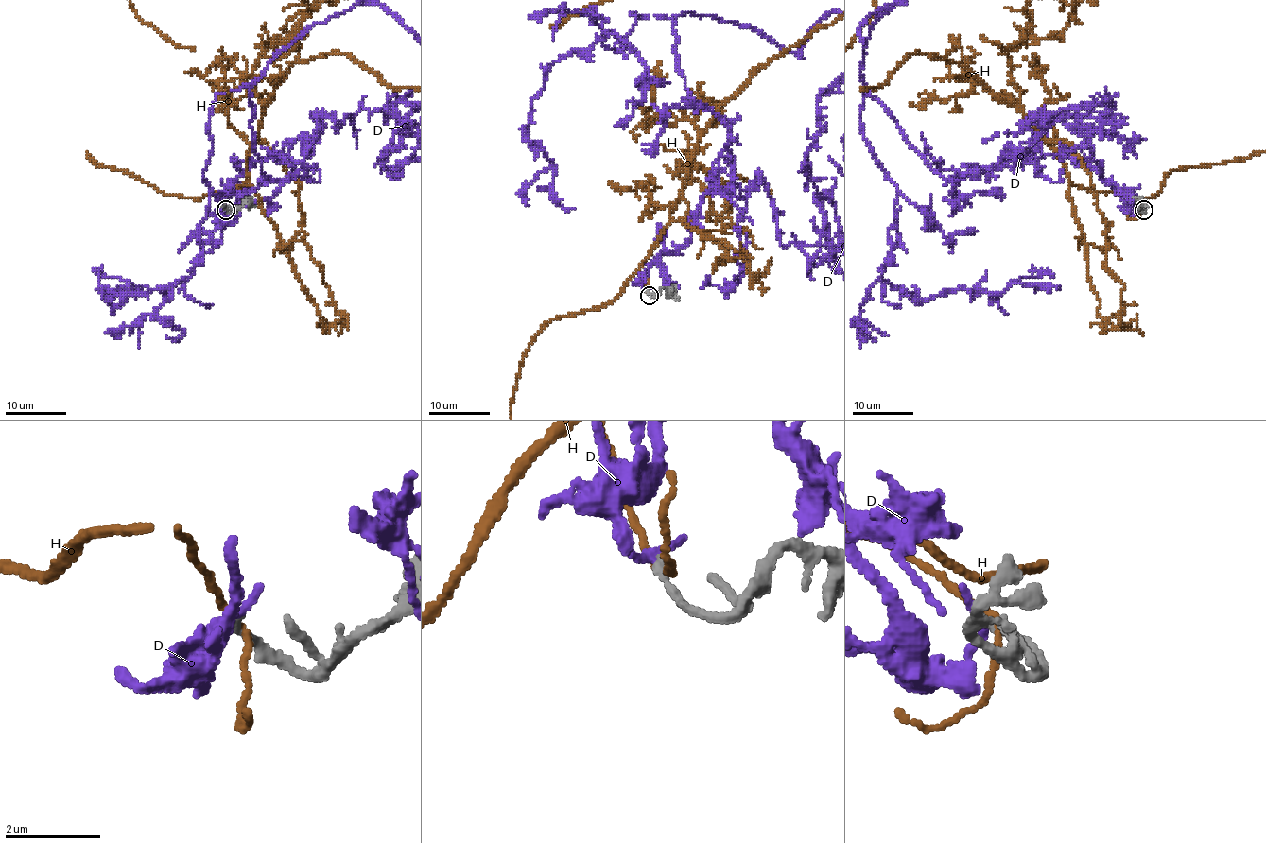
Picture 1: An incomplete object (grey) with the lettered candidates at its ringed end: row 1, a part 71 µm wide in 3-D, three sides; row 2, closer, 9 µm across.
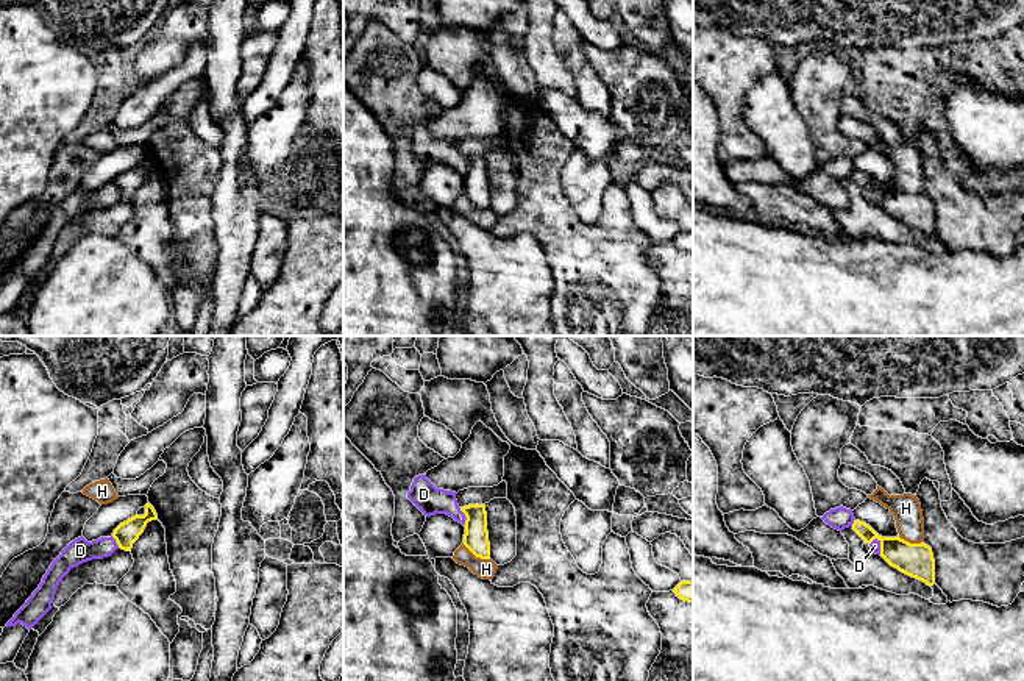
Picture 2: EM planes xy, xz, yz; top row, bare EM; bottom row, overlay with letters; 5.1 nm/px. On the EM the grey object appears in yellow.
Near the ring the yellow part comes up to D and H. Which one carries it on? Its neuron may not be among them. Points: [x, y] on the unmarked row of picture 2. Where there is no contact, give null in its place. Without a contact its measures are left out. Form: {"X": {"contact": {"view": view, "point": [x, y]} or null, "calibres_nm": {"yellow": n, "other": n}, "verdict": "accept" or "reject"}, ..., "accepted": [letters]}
{"D": {"contact": {"view": "xz", "point": [465, 166]}, "calibres_nm": {"yellow": 130, "other": 150}, "verdict": "reject"}, "H": {"contact": {"view": "xz", "point": [476, 206]}, "calibres_nm": {"yellow": 130, "other": 110}, "verdict": "reject"}, "accepted": []}

